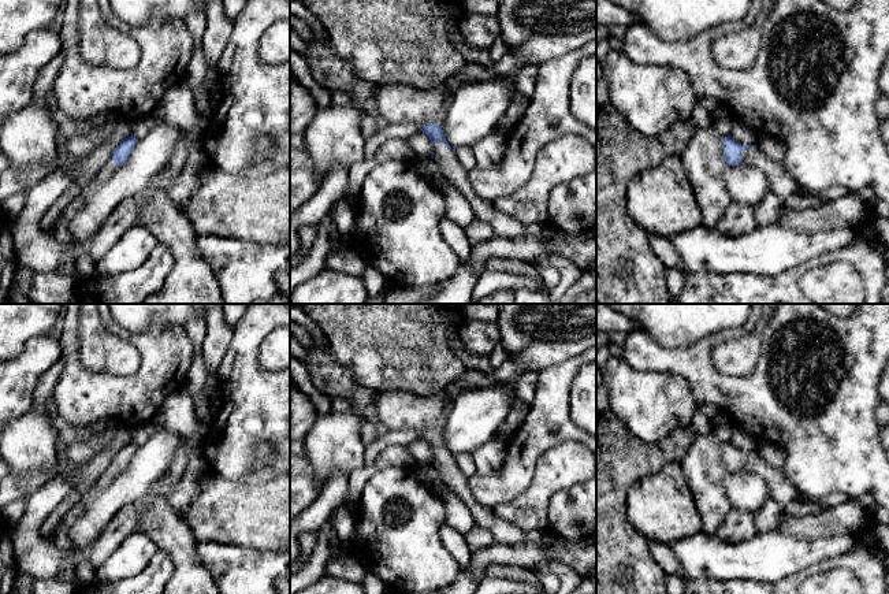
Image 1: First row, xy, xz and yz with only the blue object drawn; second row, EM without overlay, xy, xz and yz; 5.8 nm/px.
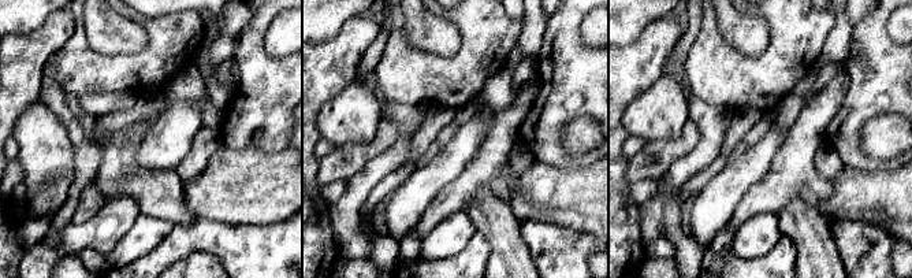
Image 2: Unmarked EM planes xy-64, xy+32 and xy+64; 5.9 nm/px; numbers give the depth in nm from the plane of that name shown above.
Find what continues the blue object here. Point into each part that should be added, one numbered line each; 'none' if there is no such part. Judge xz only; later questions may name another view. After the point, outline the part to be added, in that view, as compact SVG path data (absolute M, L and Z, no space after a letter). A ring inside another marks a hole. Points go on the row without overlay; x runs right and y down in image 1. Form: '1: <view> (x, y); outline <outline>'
1: xz (397, 409); outline M405 390L375 391L373 405L379 424L384 430L443 431L446 417L443 408L447 404L443 391L423 397Z
2: xz (503, 533); outline M442 448L434 450L434 467L439 471L443 483L454 491L469 509L476 526L492 534L494 545L517 545L524 542L524 531L495 516L494 511L481 505L472 495L466 476L460 471L455 459Z

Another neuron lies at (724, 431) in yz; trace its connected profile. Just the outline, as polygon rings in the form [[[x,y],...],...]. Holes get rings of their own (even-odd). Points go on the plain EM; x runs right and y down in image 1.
[[[726,423],[721,426],[714,426],[713,432],[719,438],[722,443],[728,443],[732,439],[732,432],[733,432],[733,423]]]

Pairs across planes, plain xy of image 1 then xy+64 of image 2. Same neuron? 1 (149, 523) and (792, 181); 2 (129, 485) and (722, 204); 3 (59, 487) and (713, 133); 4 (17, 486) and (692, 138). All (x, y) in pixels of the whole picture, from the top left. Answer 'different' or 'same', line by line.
1: different
2: same
3: same
4: same

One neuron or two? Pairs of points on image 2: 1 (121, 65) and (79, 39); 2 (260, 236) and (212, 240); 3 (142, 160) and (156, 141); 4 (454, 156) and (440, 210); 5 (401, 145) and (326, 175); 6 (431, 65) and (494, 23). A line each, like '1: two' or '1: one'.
1: one
2: one
3: one
4: two
5: two
6: one

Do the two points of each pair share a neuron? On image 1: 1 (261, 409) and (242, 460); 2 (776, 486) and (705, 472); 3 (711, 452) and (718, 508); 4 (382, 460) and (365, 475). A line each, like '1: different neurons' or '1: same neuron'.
1: same neuron
2: same neuron
3: same neuron
4: same neuron

